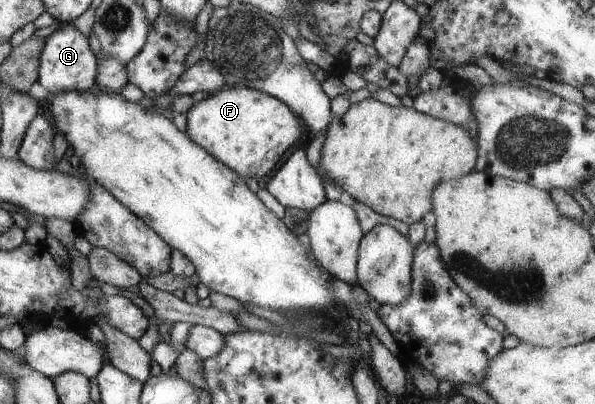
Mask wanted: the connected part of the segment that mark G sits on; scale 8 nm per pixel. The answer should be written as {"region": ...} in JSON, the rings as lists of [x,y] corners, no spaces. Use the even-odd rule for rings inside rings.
{"region":[[[65,23],[44,40],[37,78],[49,93],[89,91],[91,87],[96,86],[97,69],[96,55],[89,47],[89,38],[73,23]]]}

